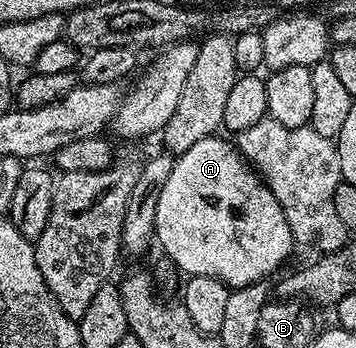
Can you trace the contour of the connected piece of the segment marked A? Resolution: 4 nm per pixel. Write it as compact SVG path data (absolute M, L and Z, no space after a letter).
M219 137L197 141L196 145L175 158L172 173L160 189L156 208L154 234L167 260L187 276L216 277L227 287L250 287L266 279L293 251L296 244L292 229L280 209L280 201L272 197L272 189L262 176L247 163L237 146Z

